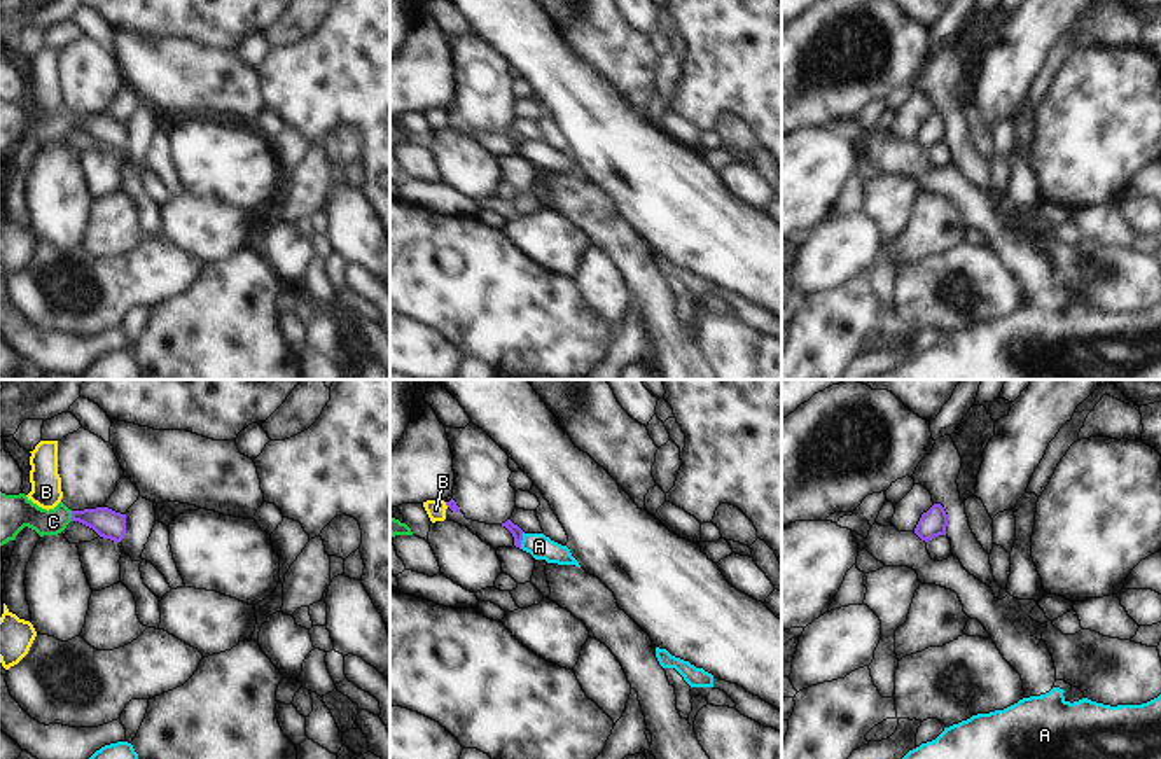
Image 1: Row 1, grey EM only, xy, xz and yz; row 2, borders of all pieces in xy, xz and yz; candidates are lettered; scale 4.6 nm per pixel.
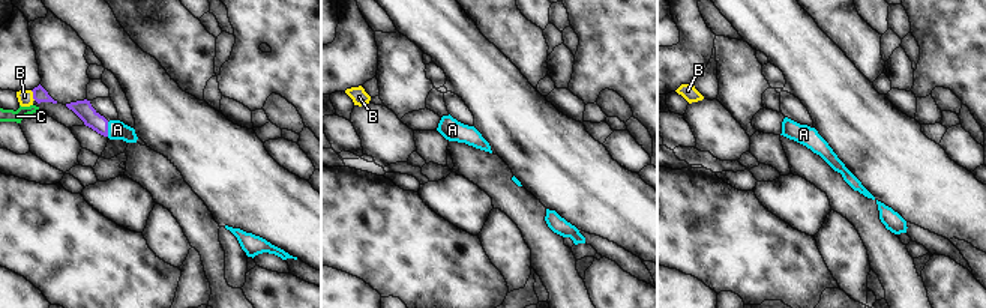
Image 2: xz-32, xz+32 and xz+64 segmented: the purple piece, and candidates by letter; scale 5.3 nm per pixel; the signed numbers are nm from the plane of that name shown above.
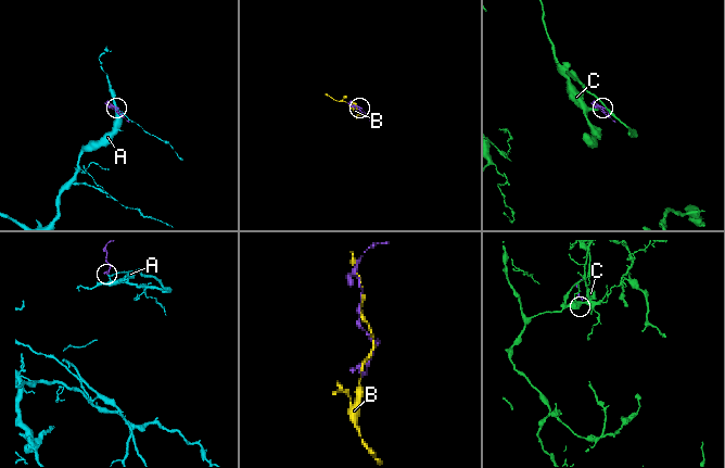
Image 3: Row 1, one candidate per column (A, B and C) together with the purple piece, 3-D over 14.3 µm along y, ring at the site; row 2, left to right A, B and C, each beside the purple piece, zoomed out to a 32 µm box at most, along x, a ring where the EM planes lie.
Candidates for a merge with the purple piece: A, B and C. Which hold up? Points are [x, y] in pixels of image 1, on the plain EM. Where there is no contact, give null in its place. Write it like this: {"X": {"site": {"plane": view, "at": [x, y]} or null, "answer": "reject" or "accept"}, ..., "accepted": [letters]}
{"A": {"site": {"plane": "xz", "at": [521, 147]}, "answer": "accept"}, "B": {"site": {"plane": "xz", "at": [446, 112]}, "answer": "reject"}, "C": {"site": {"plane": "xy", "at": [72, 123]}, "answer": "reject"}, "accepted": ["A"]}

